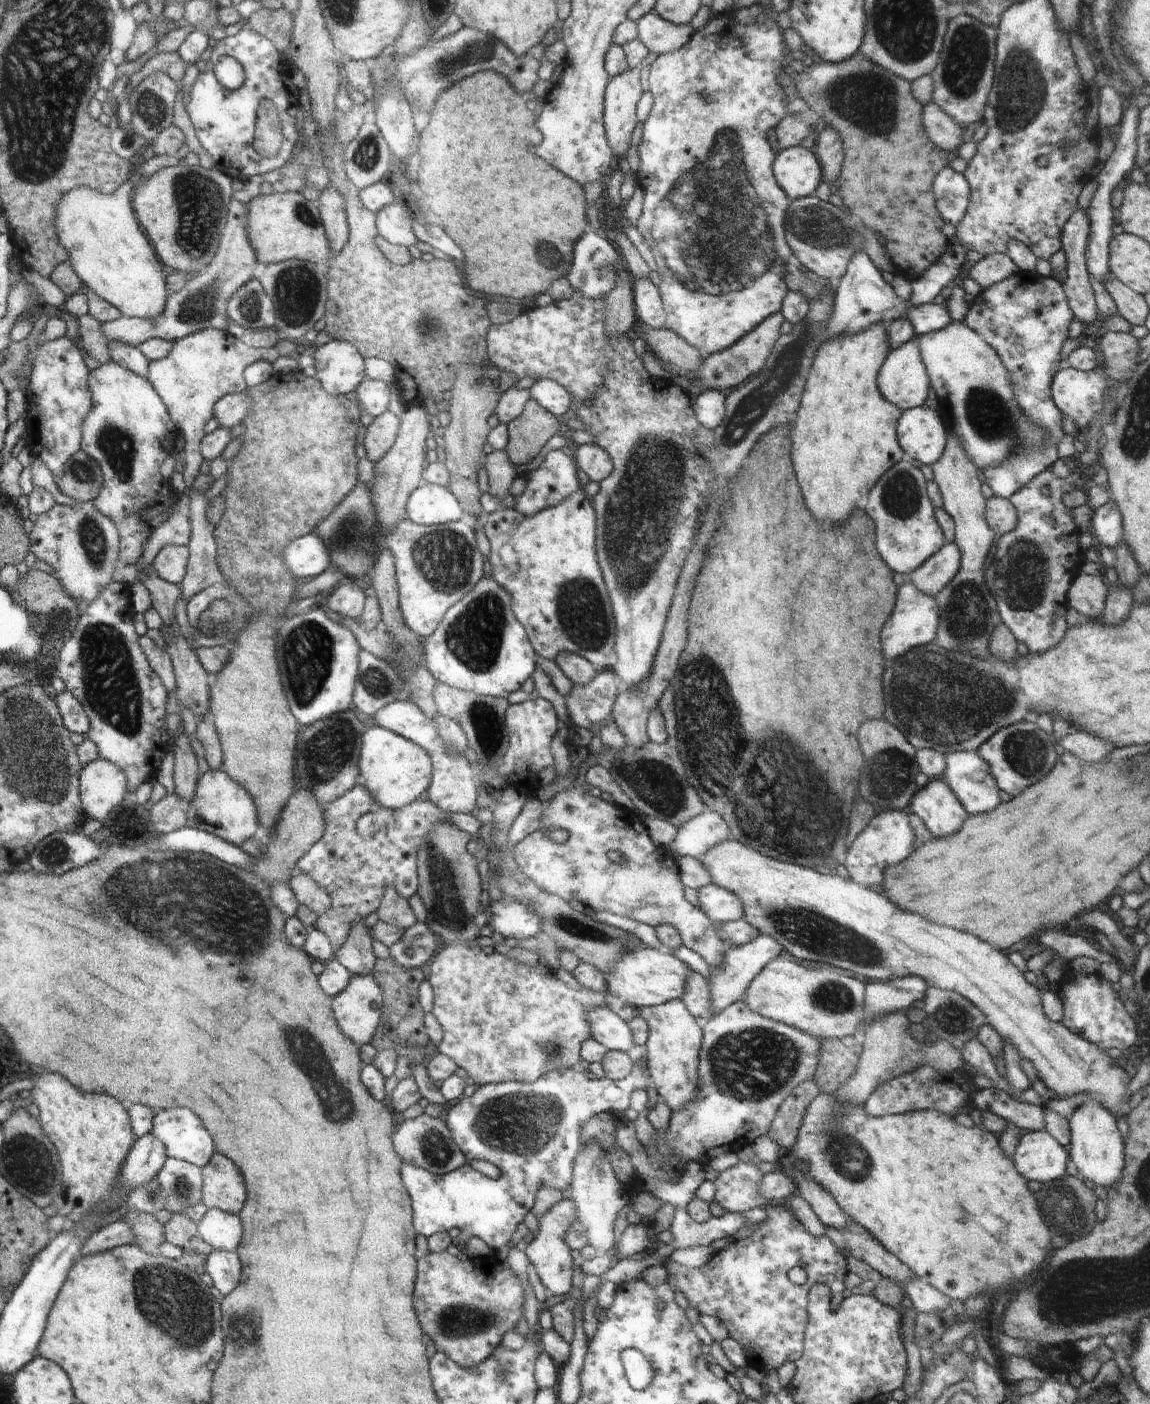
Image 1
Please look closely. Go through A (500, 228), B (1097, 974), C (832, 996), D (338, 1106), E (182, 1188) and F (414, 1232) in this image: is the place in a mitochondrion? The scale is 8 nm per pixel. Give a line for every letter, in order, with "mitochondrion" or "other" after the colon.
A: other
B: other
C: mitochondrion
D: mitochondrion
E: mitochondrion
F: other

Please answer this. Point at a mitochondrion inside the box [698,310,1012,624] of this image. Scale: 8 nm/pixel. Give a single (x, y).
(787, 362)

